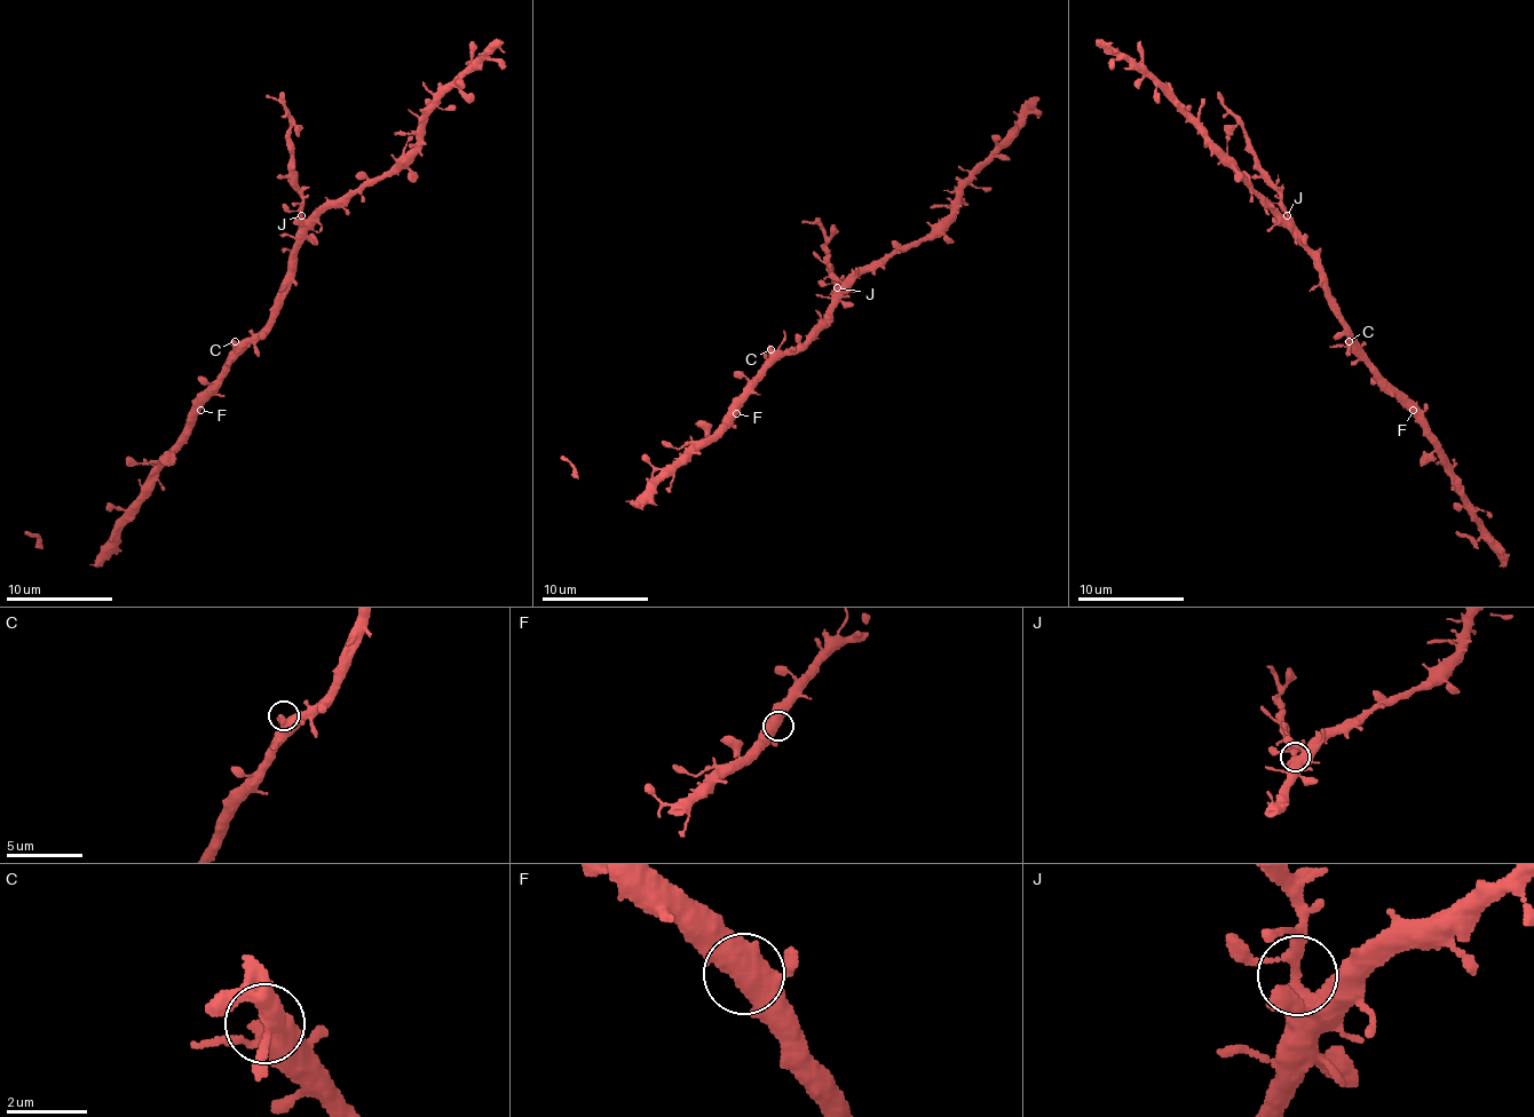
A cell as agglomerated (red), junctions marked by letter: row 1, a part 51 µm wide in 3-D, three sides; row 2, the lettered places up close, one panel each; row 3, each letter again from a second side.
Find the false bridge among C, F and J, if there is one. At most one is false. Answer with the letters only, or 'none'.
J

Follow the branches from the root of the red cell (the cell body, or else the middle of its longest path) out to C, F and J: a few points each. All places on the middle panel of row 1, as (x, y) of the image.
C: (806, 341), (798, 349), (771, 349)
F: (806, 341), (782, 355), (766, 371), (736, 413)
J: (806, 341), (824, 323), (838, 288)

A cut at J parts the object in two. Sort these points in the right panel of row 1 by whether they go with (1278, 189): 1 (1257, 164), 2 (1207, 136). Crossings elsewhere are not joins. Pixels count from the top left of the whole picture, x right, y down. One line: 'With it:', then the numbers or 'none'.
With it: 1

